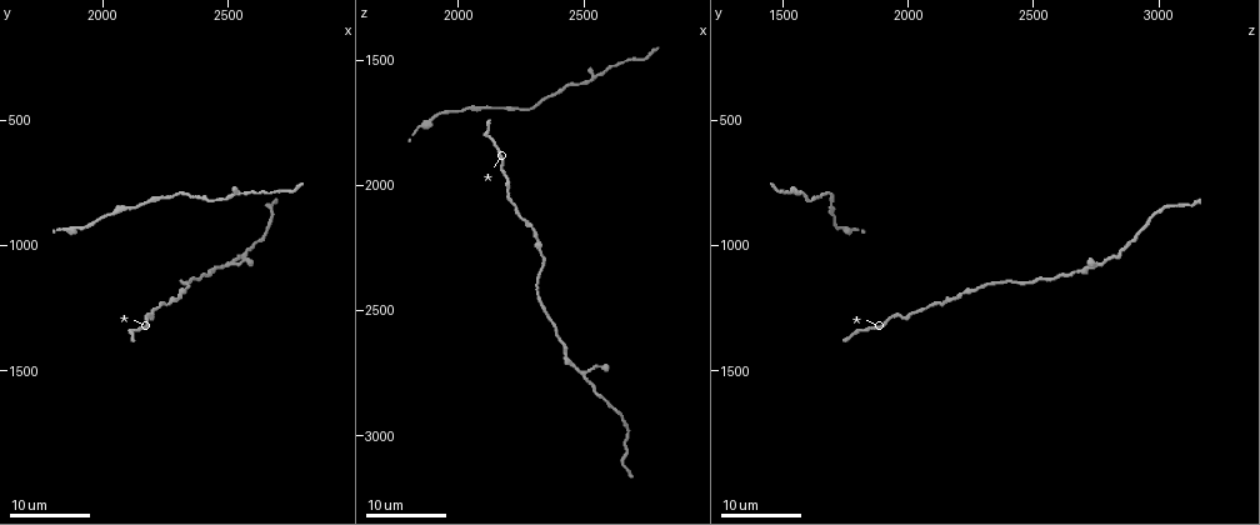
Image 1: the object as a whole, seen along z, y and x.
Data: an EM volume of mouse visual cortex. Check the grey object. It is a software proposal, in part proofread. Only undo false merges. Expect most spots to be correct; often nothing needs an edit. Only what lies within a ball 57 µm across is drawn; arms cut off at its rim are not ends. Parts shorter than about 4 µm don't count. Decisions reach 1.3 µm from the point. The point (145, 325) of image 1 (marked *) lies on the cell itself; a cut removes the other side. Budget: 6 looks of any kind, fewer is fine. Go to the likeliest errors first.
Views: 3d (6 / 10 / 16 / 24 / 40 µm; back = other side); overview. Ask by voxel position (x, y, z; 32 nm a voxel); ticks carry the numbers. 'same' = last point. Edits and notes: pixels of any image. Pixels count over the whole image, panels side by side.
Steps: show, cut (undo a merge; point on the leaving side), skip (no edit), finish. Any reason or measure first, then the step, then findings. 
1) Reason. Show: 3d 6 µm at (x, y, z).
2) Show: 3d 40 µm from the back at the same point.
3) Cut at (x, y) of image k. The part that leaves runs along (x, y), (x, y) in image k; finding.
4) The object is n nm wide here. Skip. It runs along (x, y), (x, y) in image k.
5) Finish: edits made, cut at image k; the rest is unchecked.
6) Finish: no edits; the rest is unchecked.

Calibre changes. Show: 3d 24 µm at (2240, 810, 1700).

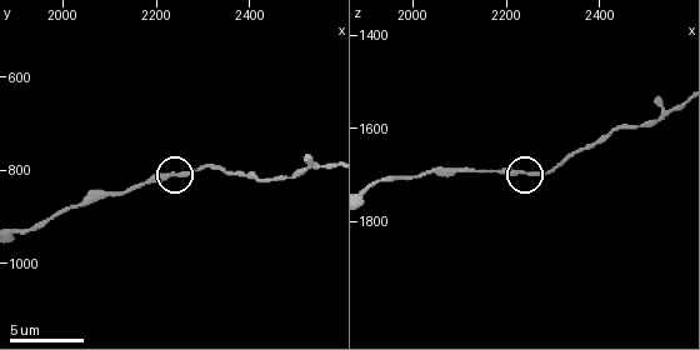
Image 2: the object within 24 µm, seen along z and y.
Show: 3d 10 µm at (2235, 815, 1700).

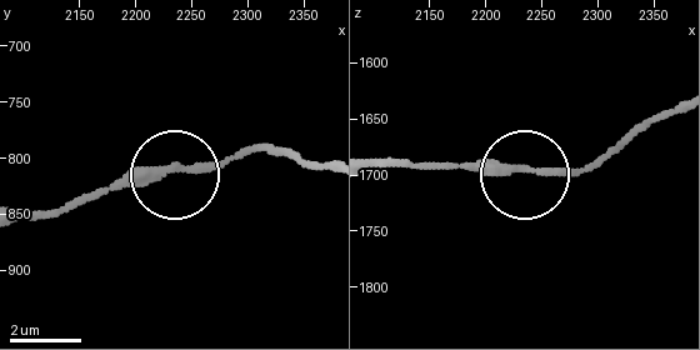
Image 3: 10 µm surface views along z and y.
Skip. Continuous, no second cell.

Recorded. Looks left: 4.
Thick turns thin. Show: 3d 10 µm at (2110, 850, 1690).

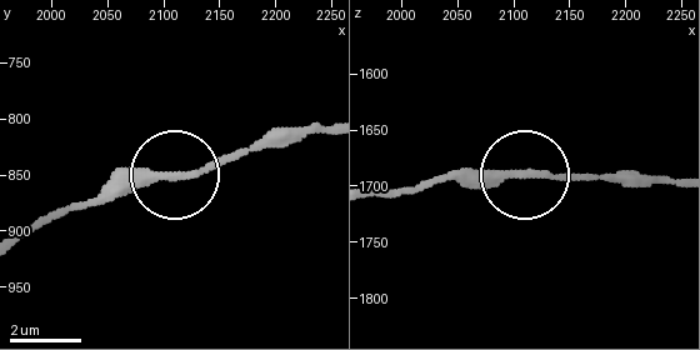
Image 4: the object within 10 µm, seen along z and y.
Skip. Continuous, no second cell.

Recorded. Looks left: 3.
Calibre changes. Show: 3d 24 µm at (2330, 1170, 2260).

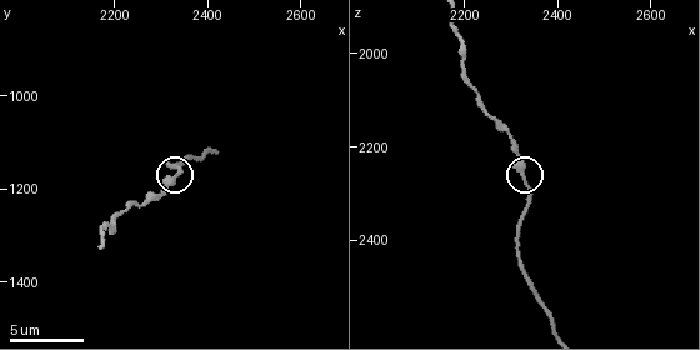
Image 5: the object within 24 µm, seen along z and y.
Show: 3d 10 µm at the same point.

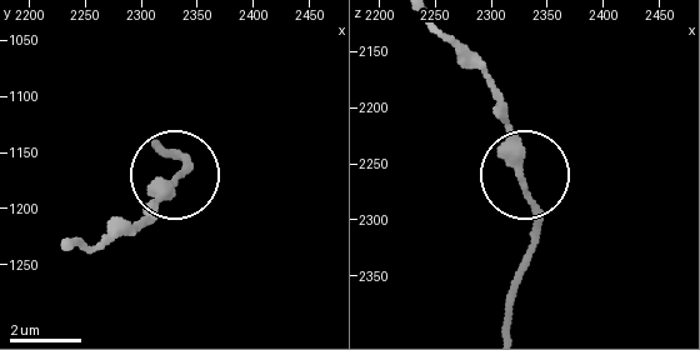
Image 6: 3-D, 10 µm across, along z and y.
Skip. It runs along (428, 20), (488, 83), (535, 218), (535, 250) in image 6; one cell here.

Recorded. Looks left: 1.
Finish: no edits; the rest is unchecked.

